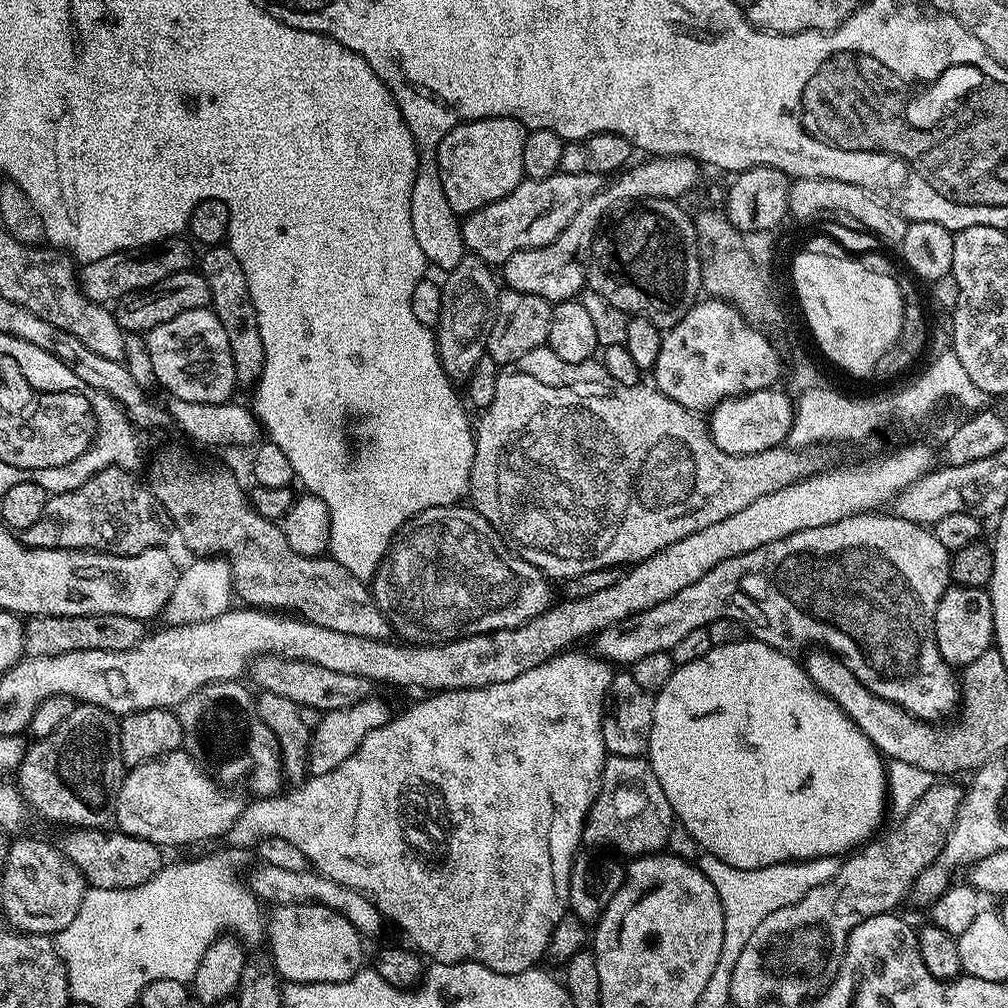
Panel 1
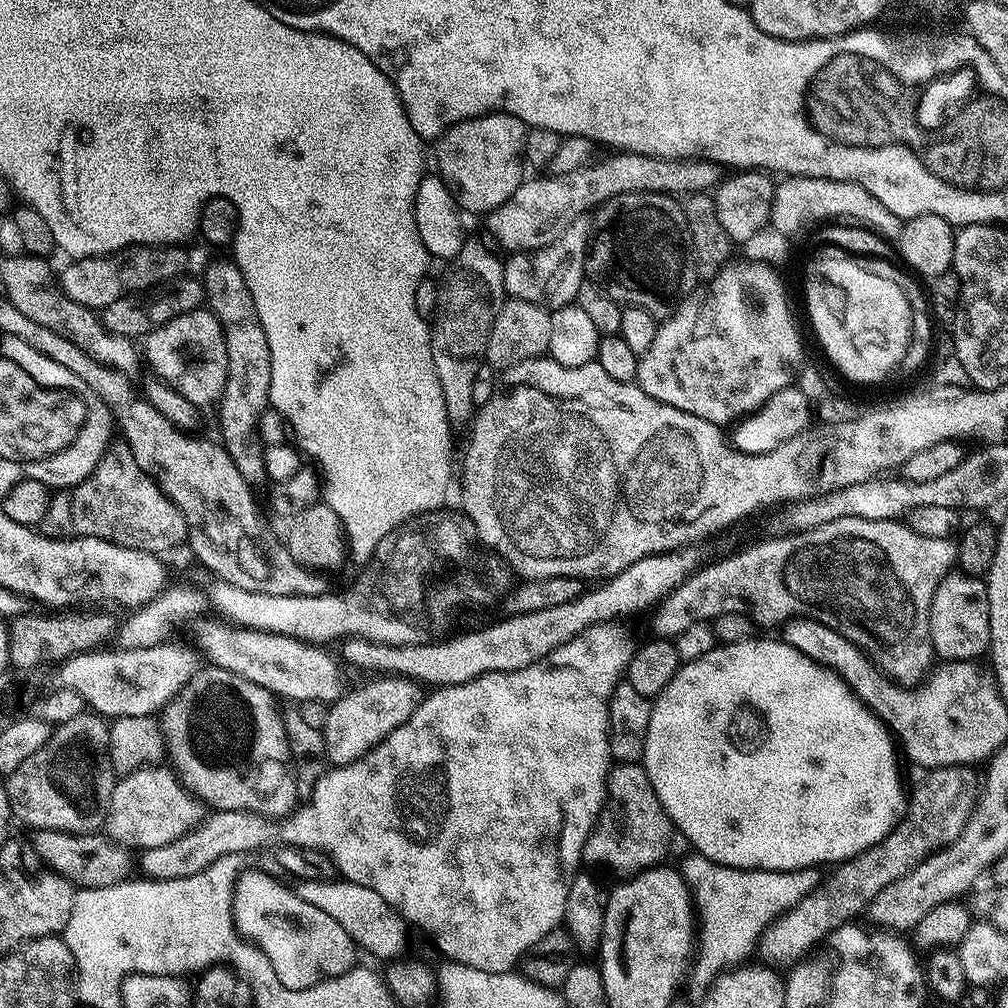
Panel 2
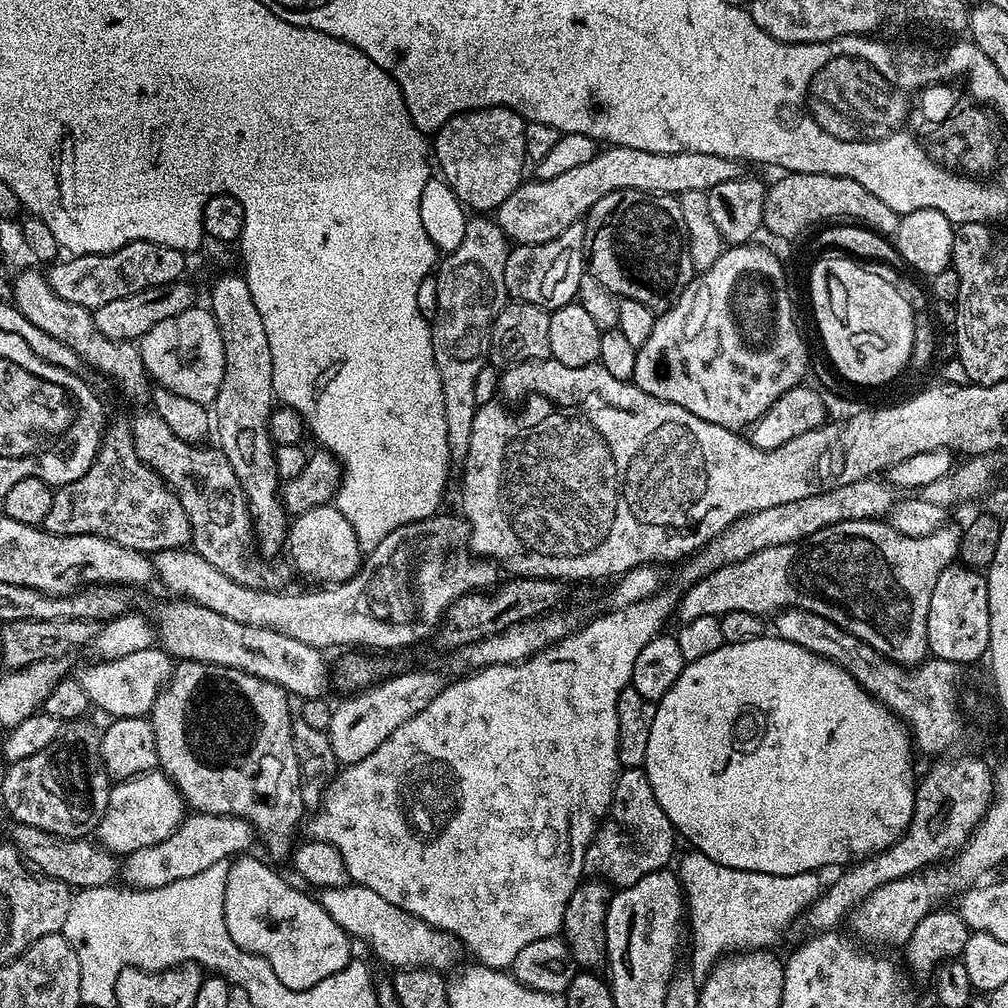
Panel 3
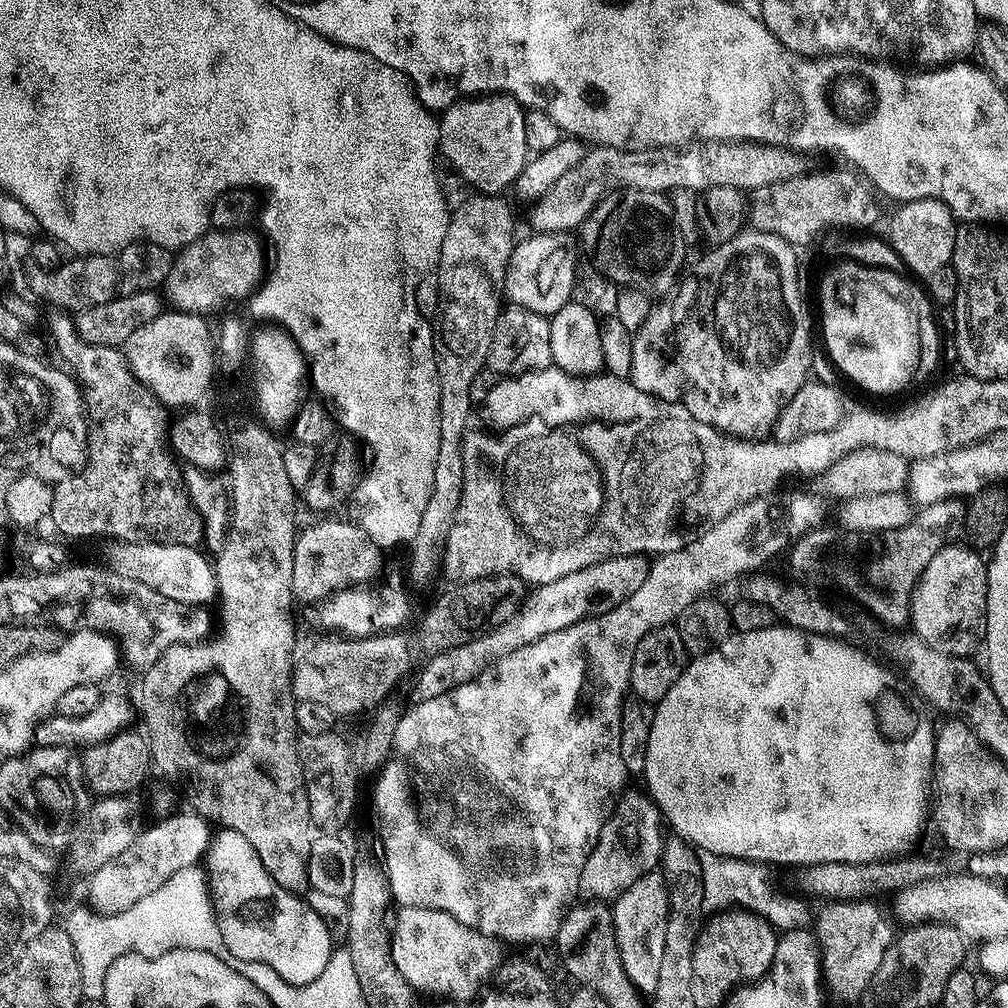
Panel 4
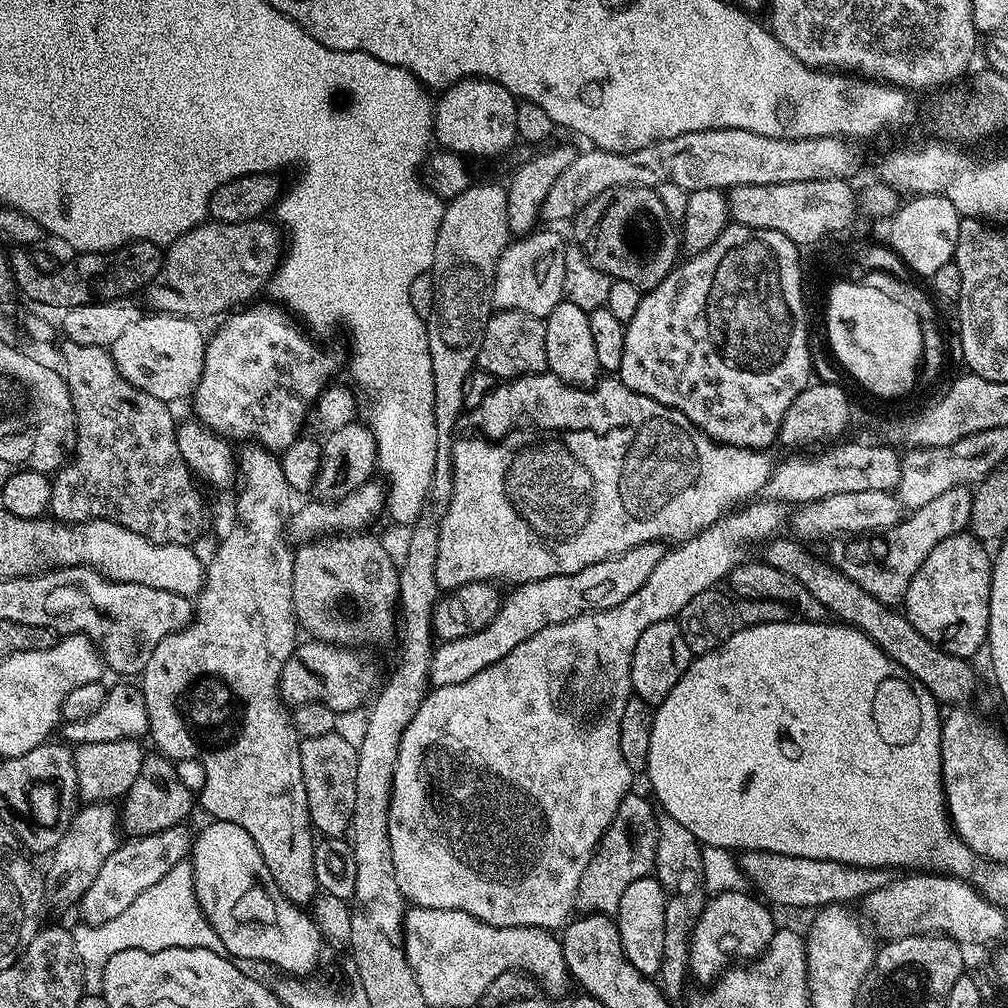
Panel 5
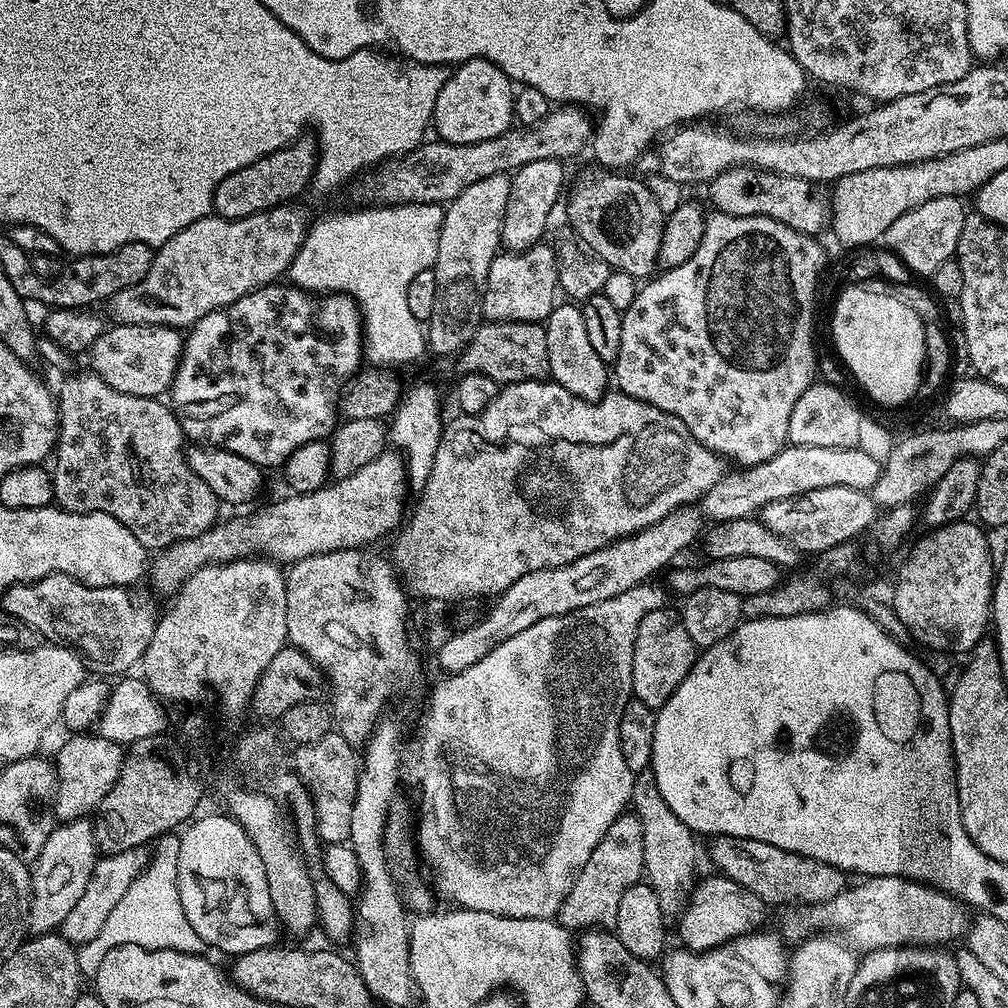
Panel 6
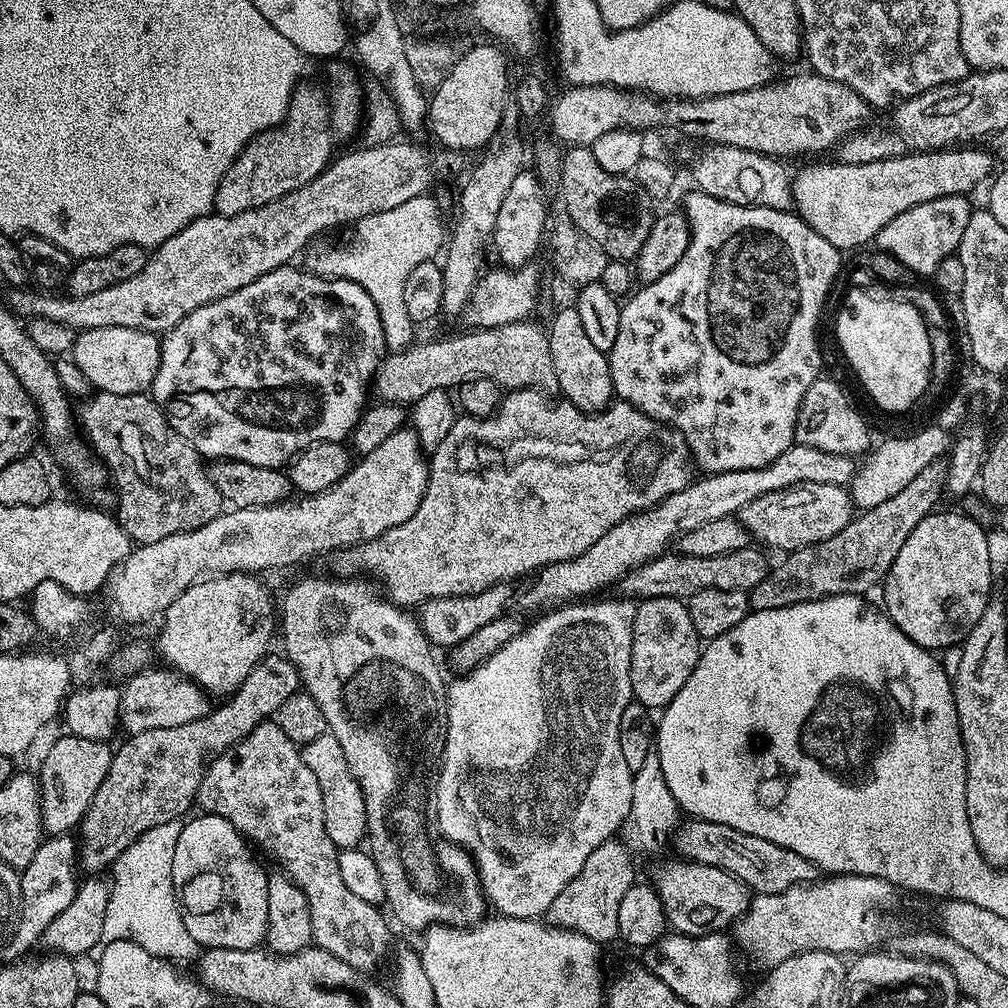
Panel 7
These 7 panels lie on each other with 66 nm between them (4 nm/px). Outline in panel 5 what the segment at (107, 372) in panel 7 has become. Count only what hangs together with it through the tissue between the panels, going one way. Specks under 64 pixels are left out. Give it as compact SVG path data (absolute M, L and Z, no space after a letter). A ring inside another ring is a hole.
M144 314L134 326L118 338L110 349L112 361L118 366L122 378L150 394L154 398L165 402L180 400L183 396L191 397L196 391L196 383L200 381L200 375L204 369L204 346L206 332L200 329L201 325L187 316L170 316L167 314Z

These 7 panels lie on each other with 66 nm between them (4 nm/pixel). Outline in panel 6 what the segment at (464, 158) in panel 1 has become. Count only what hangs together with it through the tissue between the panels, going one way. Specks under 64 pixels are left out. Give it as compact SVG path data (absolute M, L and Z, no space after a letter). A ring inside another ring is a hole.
M468 60L455 69L453 76L449 75L440 87L436 105L432 111L432 124L435 135L446 144L477 144L490 138L498 138L503 132L513 127L512 97L514 95L513 81L494 62L489 60Z

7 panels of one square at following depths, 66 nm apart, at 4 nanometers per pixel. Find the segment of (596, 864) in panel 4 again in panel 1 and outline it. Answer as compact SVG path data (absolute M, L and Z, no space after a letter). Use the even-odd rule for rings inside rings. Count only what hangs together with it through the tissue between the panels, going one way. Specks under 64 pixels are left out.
M609 755L604 761L604 773L600 779L600 792L592 802L592 808L588 811L588 819L584 822L584 835L582 837L585 845L592 848L613 848L621 852L627 858L638 856L651 857L665 851L668 839L672 836L672 824L674 825L674 813L670 802L666 798L666 790L658 782L656 775L652 773L652 766L647 759L635 756Z

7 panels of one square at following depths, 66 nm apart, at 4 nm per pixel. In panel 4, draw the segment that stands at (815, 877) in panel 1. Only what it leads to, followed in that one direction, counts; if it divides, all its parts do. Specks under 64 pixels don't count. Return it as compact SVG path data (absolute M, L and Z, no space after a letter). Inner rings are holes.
M700 852L698 857L702 868L705 909L736 907L736 910L747 910L768 921L773 929L784 934L800 930L807 920L809 923L810 912L808 916L807 902L792 892L783 892L772 877L771 867L757 864L755 860L739 860L709 852Z

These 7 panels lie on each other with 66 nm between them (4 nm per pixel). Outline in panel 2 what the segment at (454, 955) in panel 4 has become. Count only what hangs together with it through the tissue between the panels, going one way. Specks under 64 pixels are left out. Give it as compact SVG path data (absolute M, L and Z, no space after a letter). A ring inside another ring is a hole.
M343 878L328 879L300 880L298 886L295 885L294 888L296 896L302 898L302 902L310 902L310 906L318 906L318 910L330 914L330 918L334 918L334 922L338 922L338 926L342 926L342 930L350 934L357 949L364 951L365 948L370 955L377 956L380 962L397 959L403 953L400 951L408 940L407 934L404 933L406 931L404 920L391 906L382 902L382 898L374 894L374 890L358 886Z

